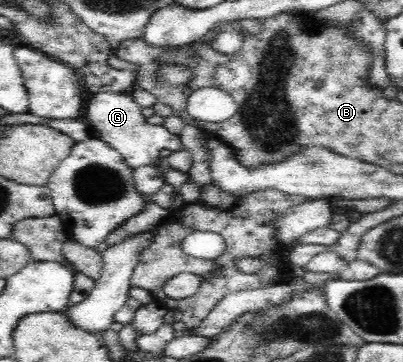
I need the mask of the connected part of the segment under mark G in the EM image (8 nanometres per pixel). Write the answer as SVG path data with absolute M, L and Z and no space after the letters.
M128 89L92 94L84 107L83 116L89 126L99 132L99 138L119 152L132 170L148 164L157 165L159 152L164 149L177 151L184 147L178 134L172 134L164 125L148 123L142 114L142 107L134 101L131 90Z

